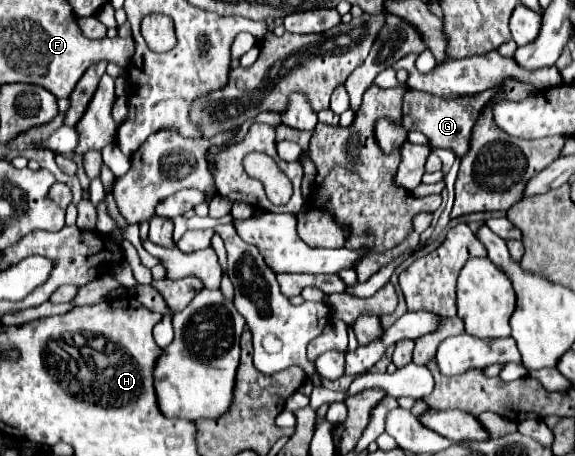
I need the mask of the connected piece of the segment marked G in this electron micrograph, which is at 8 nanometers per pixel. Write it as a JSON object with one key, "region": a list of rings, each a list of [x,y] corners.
{"region":[[[407,90],[403,96],[403,128],[407,132],[423,132],[433,148],[447,148],[453,150],[457,156],[463,156],[467,152],[467,142],[471,128],[479,116],[479,110],[485,106],[485,102],[493,96],[493,90],[475,94],[471,98],[455,98],[455,100],[441,100],[433,94],[421,94],[417,90]]]}

